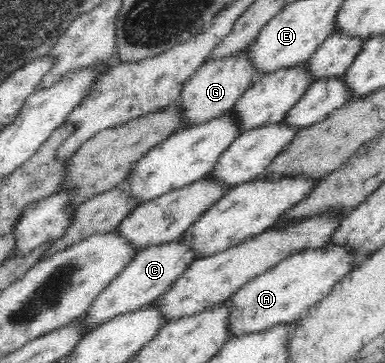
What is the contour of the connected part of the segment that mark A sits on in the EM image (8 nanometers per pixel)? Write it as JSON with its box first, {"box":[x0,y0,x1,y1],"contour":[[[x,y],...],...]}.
{"box":[227,247,369,336],"contour":[[[323,247],[316,250],[305,250],[280,261],[269,271],[251,278],[251,281],[248,281],[227,300],[228,331],[230,335],[243,336],[263,332],[266,329],[273,328],[274,325],[282,324],[283,322],[293,323],[296,319],[304,317],[311,306],[328,296],[336,282],[350,274],[367,257],[369,255],[356,255],[355,252],[348,251],[347,247]]]}

